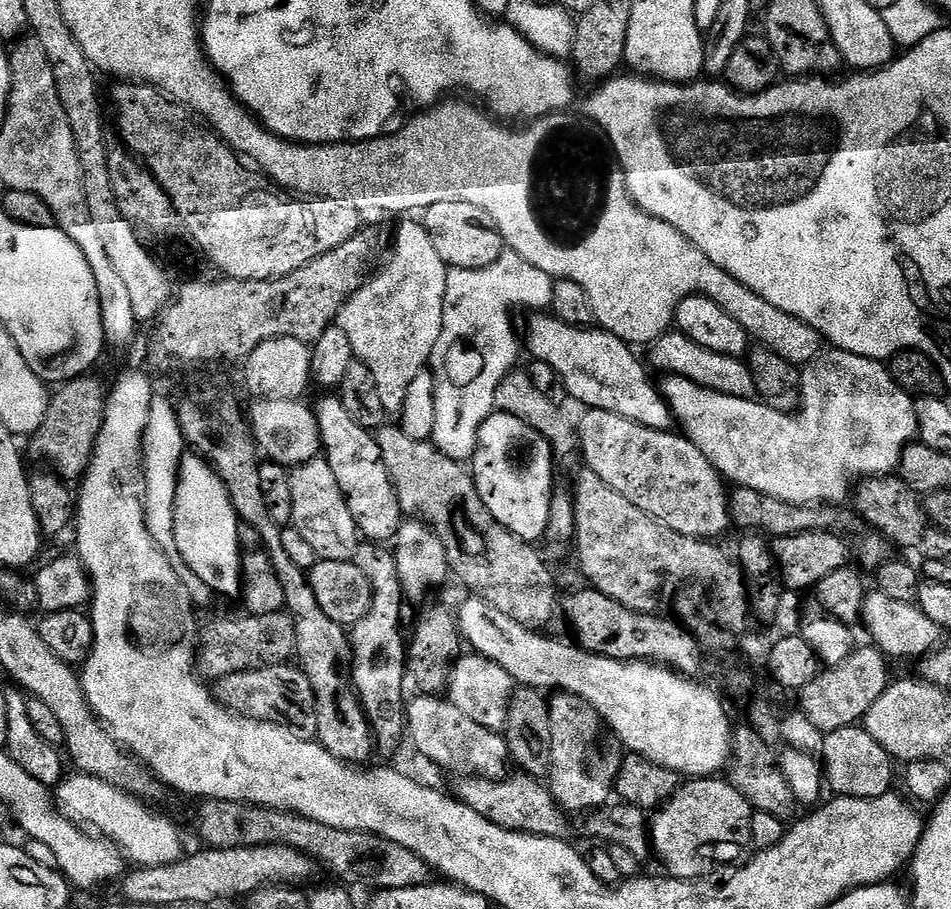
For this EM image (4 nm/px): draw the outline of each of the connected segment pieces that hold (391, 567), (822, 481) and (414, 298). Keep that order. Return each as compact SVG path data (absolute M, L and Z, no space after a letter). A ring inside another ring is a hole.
M360 542L351 559L353 564L370 578L372 605L362 622L351 625L352 682L360 704L368 715L374 744L384 752L396 752L408 736L408 710L404 696L406 684L406 636L400 633L400 615L404 612L406 597L398 578L395 551L380 542Z
M828 350L816 357L810 364L803 365L802 368L802 407L793 412L779 412L771 408L769 404L761 402L759 399L738 398L725 392L717 392L714 388L706 388L703 384L694 382L685 376L668 374L663 377L664 381L659 381L658 387L660 395L668 403L668 409L673 414L675 423L680 424L679 431L688 437L706 458L724 477L725 481L741 488L749 488L755 492L761 492L764 496L769 496L775 500L782 500L787 504L798 504L801 506L840 506L844 499L849 499L854 485L865 479L878 476L893 475L900 467L900 459L904 453L904 447L913 443L917 439L918 429L916 427L916 406L913 397L909 396L898 382L894 382L891 371L881 361L862 358L858 354L841 352L839 350Z
M408 220L396 232L396 245L392 248L392 257L388 265L380 273L373 275L342 306L338 317L338 327L350 338L350 346L355 359L370 366L370 374L374 374L374 382L378 382L378 394L382 398L382 406L390 414L399 414L406 402L406 392L410 390L410 382L418 378L418 374L429 367L432 351L442 334L442 314L446 298L446 278L448 265L438 258L438 250L434 250L434 242L430 242L430 234L426 234L423 223Z

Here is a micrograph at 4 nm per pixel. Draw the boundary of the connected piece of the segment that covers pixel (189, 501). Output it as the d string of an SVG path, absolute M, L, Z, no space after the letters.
M199 454L185 455L180 462L180 477L176 479L176 501L172 519L172 538L175 555L181 556L206 582L217 597L236 596L242 592L242 547L240 548L241 521L230 502L230 494L216 475L216 469Z

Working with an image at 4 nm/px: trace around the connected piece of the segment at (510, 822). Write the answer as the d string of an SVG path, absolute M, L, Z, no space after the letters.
M516 774L513 780L501 778L486 780L483 776L461 779L459 799L464 801L470 810L478 810L482 818L494 822L494 826L502 826L511 832L525 832L531 836L545 836L547 832L556 832L556 824L565 813L559 804L555 808L555 798L548 800L552 794L544 796L545 785L539 779L527 774Z

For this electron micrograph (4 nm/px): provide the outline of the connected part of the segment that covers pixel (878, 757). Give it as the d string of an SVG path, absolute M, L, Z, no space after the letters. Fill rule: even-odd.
M862 726L834 730L823 737L822 776L836 796L850 798L882 798L893 791L892 767L894 761Z

